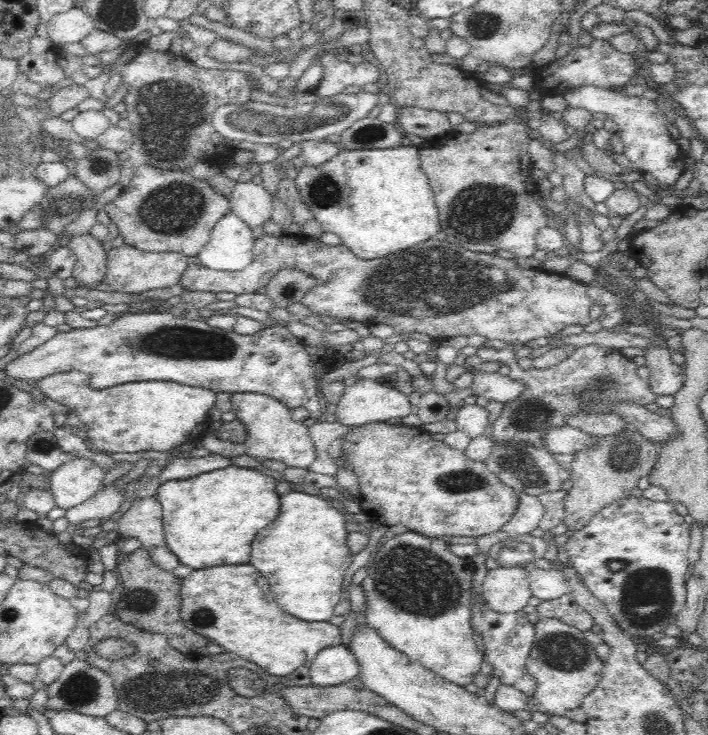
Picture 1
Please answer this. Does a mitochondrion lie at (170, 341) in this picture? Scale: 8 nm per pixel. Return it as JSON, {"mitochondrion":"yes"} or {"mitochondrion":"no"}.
{"mitochondrion":"yes"}

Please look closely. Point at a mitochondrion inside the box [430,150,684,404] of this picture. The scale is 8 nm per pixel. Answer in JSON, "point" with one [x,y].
{"point":[480,214]}

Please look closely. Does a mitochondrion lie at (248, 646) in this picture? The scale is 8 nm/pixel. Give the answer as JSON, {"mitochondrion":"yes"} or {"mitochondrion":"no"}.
{"mitochondrion":"no"}

